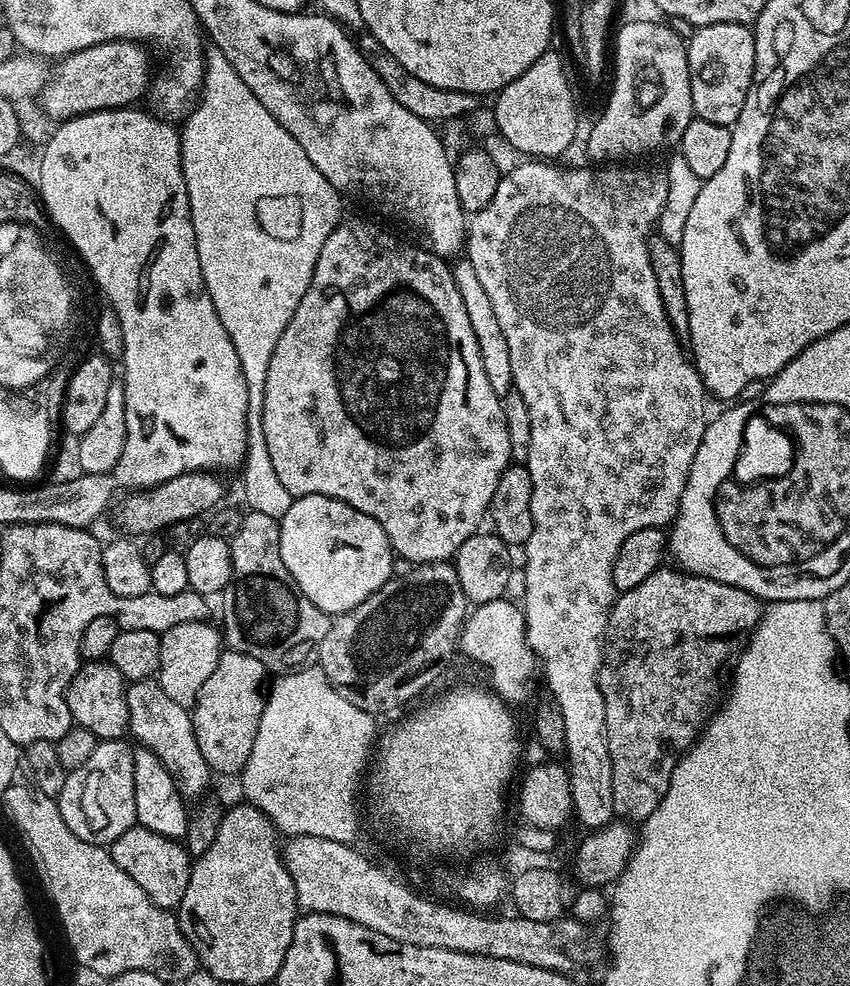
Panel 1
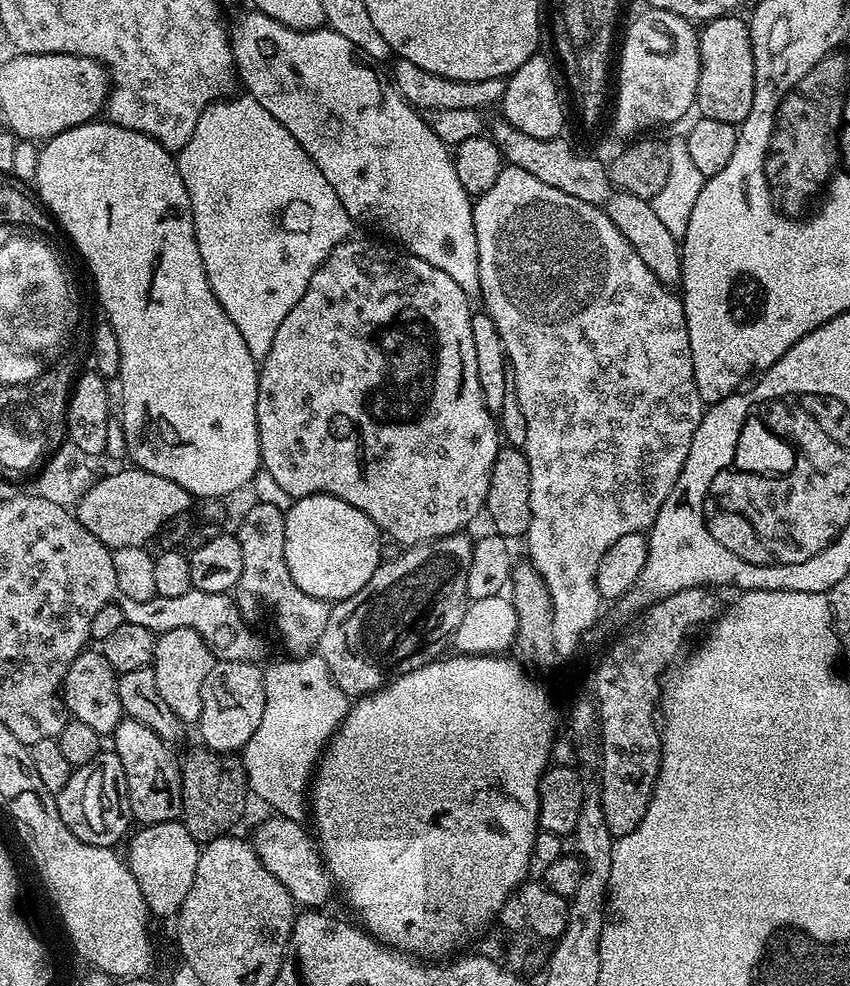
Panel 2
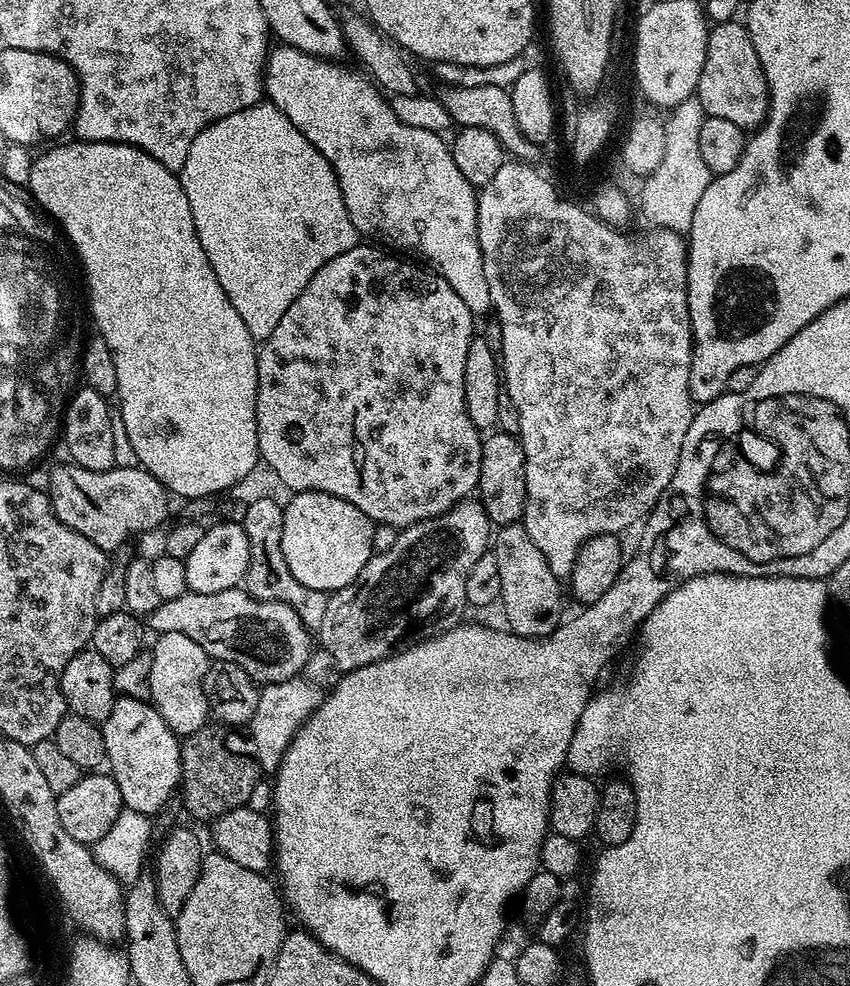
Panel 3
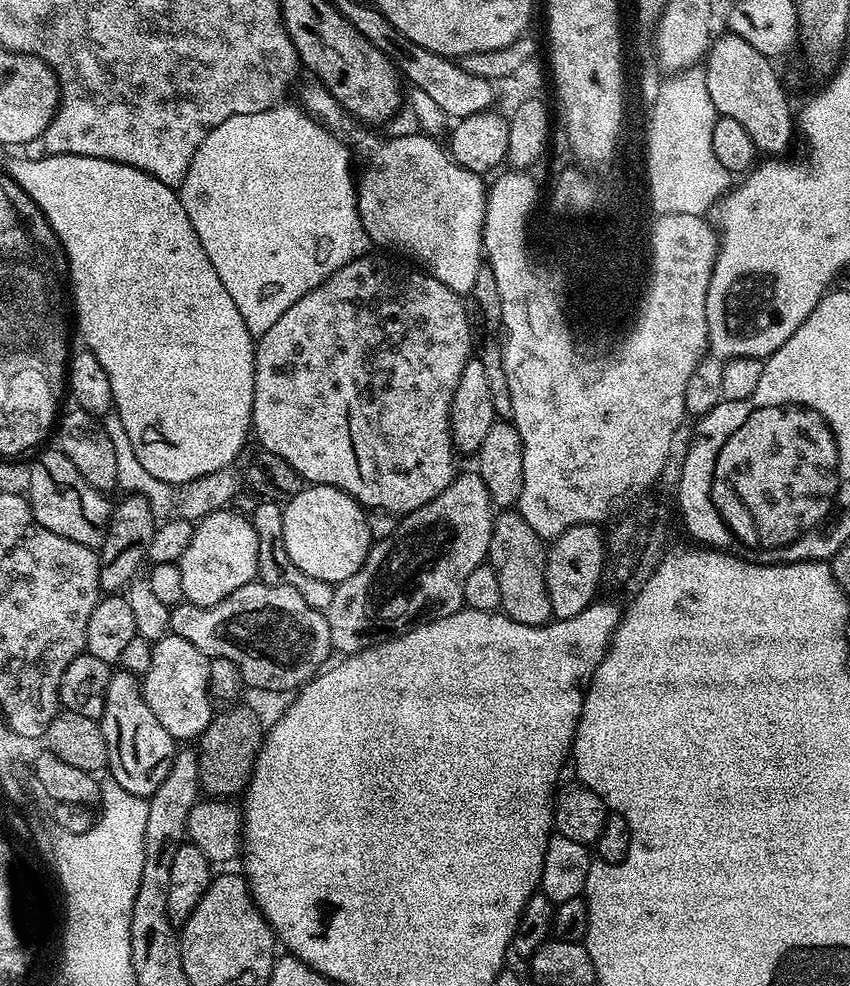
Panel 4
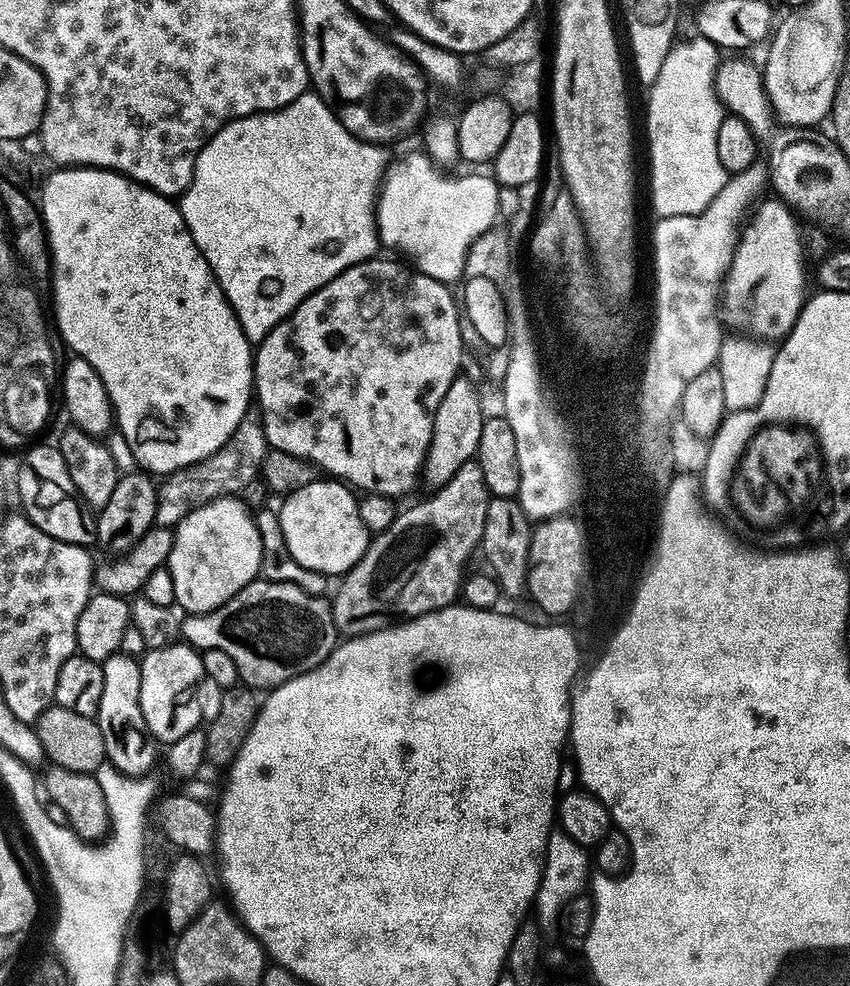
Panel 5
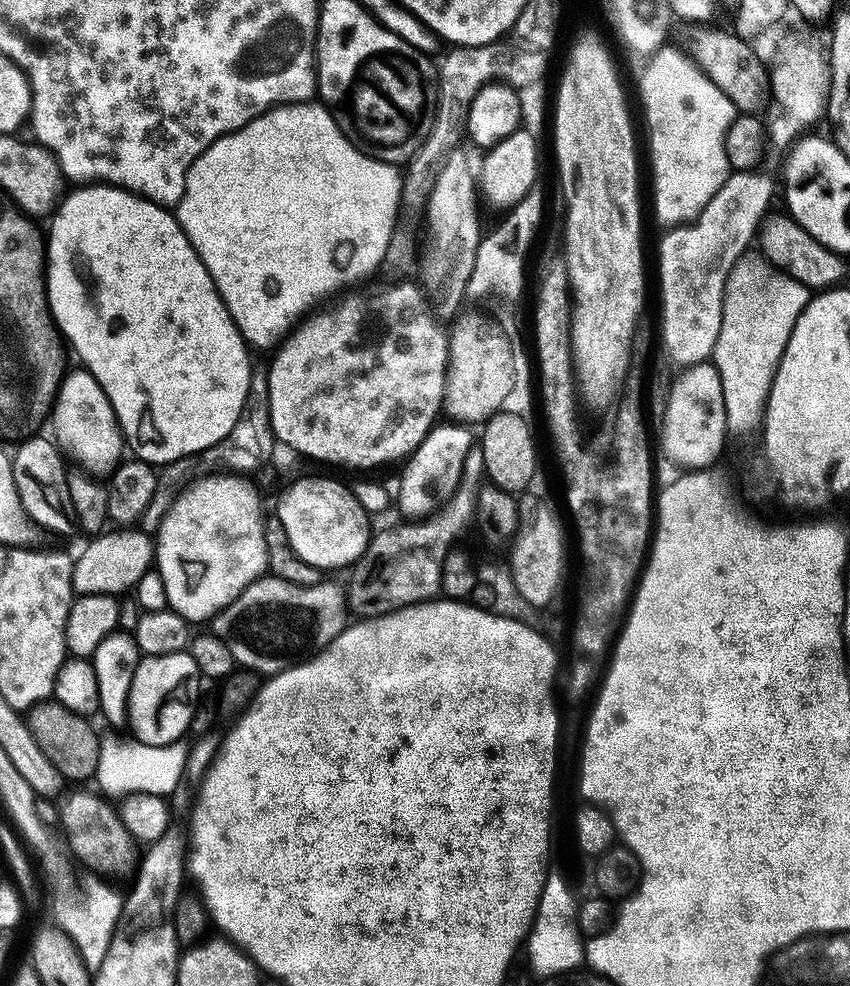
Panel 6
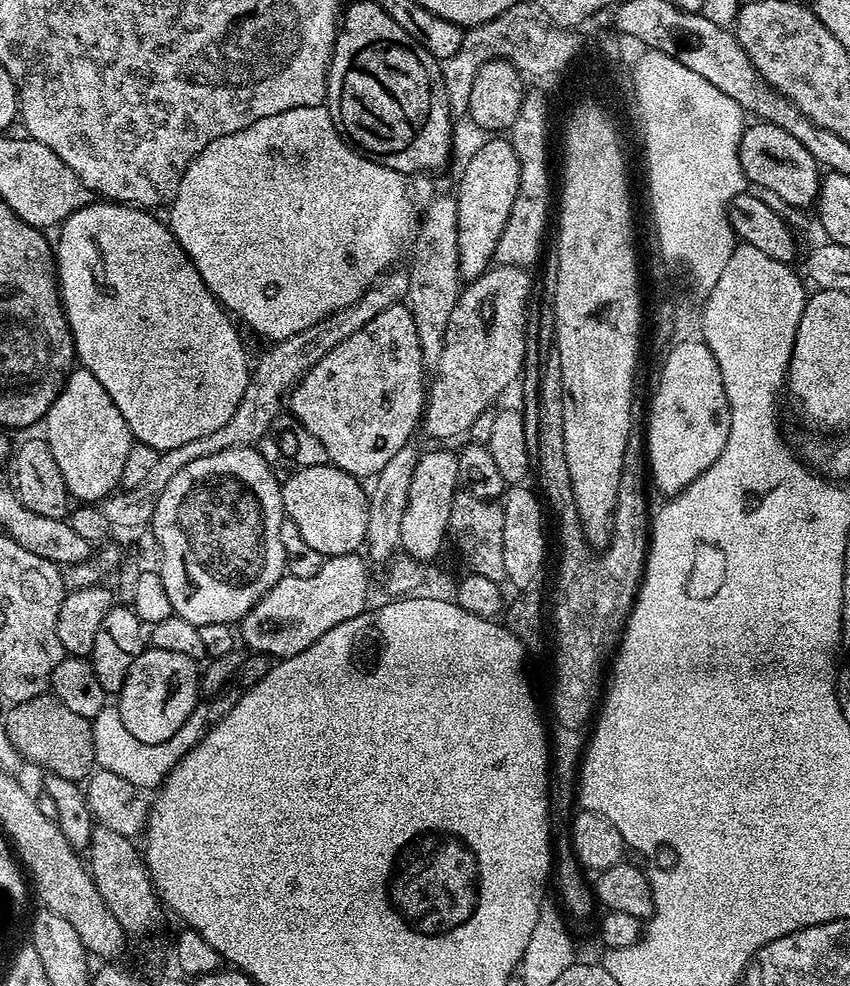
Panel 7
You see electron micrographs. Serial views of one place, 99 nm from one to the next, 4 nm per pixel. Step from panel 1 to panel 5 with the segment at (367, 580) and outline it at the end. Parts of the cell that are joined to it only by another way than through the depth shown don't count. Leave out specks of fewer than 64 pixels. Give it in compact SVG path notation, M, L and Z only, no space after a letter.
M323 478L284 496L278 515L282 534L286 534L286 546L290 546L290 554L294 554L297 562L329 578L339 577L359 562L369 546L370 531L364 525L355 495L357 493L347 483Z

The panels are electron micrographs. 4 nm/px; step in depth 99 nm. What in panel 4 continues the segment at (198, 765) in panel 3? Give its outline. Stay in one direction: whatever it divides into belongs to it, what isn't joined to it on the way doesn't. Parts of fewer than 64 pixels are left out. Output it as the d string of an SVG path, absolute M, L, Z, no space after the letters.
M236 702L225 712L217 711L206 730L198 737L198 759L200 761L200 787L212 798L236 798L248 786L248 779L252 776L252 763L260 753L261 743L266 735L265 725L260 725L260 716L252 708L247 708L244 702Z

